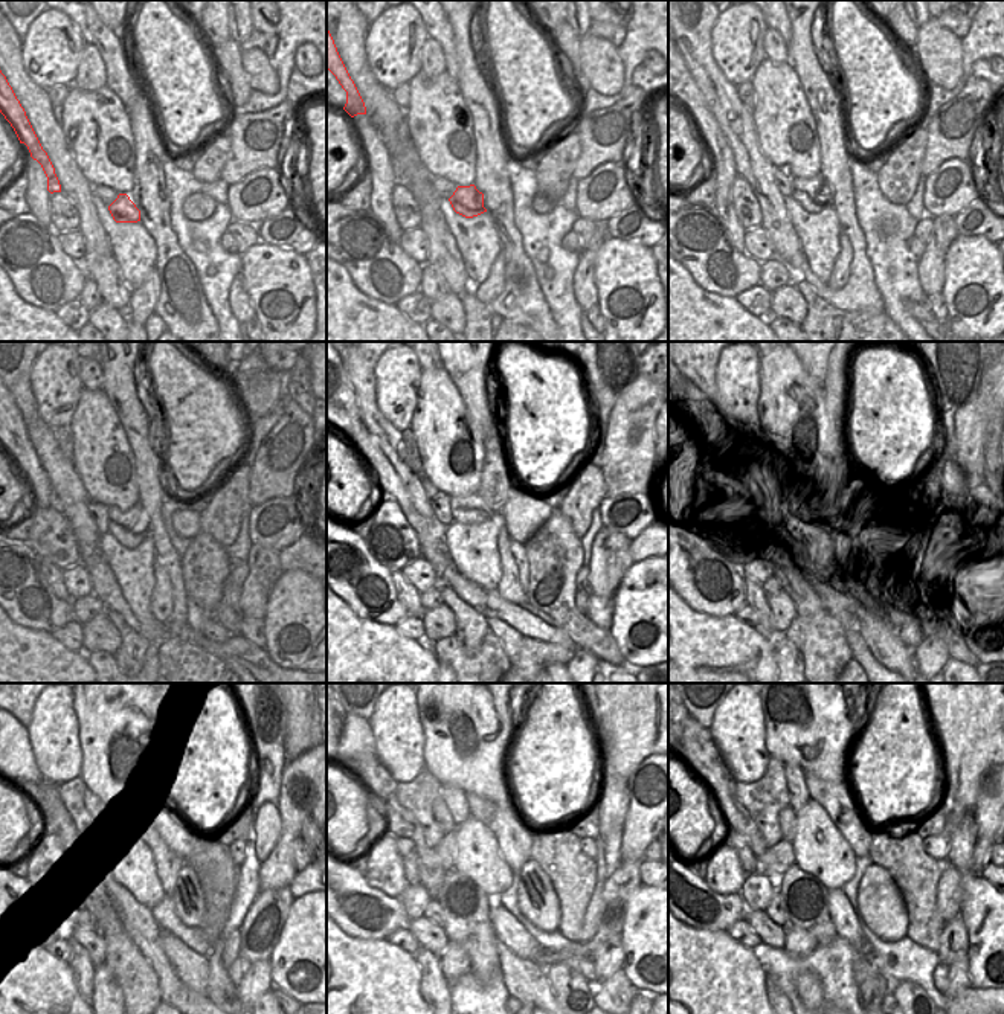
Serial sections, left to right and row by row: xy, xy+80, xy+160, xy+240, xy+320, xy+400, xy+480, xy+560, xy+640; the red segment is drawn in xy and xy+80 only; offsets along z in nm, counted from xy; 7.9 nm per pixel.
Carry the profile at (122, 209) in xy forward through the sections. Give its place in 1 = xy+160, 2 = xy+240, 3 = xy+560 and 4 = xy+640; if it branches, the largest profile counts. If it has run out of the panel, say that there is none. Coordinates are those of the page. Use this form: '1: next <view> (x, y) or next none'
1: next xy+160 (814, 194)
2: next xy+240 (128, 528)
3: next xy+560 (455, 799)
4: next xy+640 (795, 778)

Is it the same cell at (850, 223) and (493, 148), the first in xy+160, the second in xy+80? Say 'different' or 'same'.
same

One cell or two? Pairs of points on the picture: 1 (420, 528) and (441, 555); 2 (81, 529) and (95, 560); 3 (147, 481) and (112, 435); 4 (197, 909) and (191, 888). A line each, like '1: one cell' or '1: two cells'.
1: one cell
2: two cells
3: two cells
4: one cell

